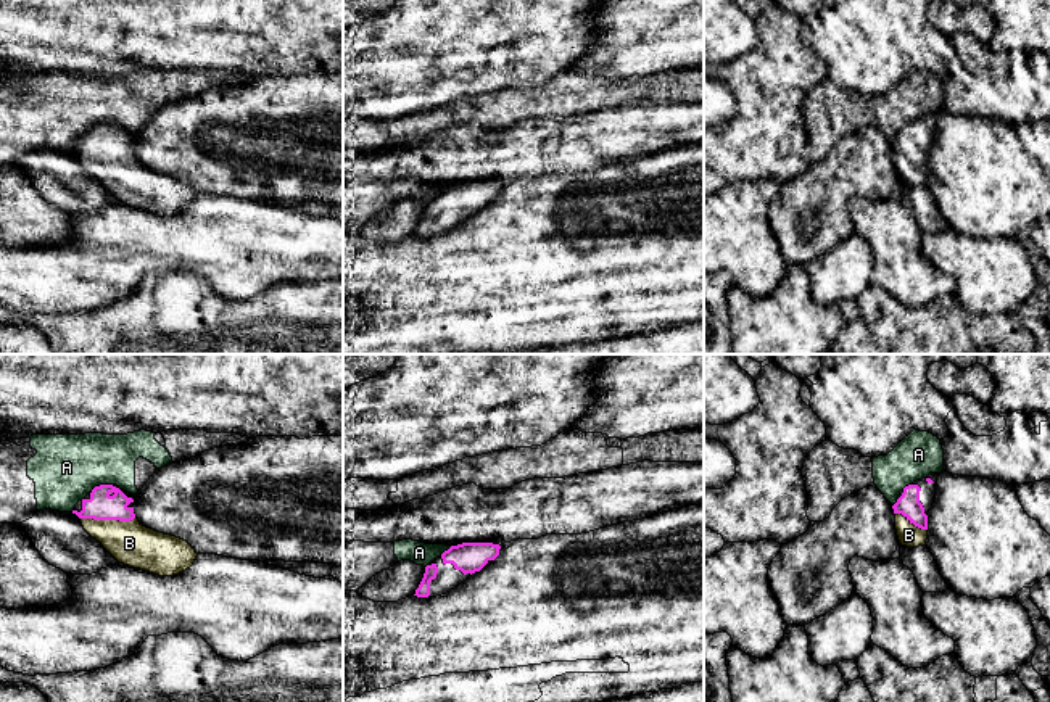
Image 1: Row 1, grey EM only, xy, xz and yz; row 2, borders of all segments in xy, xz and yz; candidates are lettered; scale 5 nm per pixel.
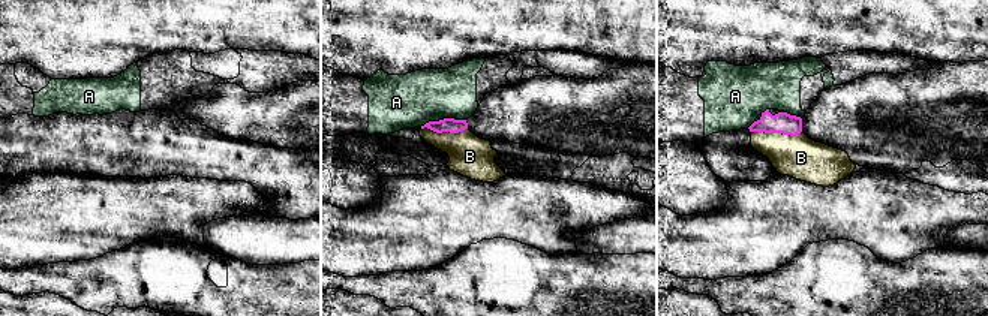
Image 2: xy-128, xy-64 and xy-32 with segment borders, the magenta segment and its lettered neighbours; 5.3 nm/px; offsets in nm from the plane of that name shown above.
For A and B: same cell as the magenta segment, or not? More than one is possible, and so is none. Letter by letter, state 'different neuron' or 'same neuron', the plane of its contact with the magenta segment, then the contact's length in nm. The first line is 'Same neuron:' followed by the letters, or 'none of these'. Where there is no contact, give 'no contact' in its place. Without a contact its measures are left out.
Same neuron: B
A: different neuron; meets magenta in xy; contact 120 nm long
B: same neuron; meets magenta in xy; contact 280 nm long

